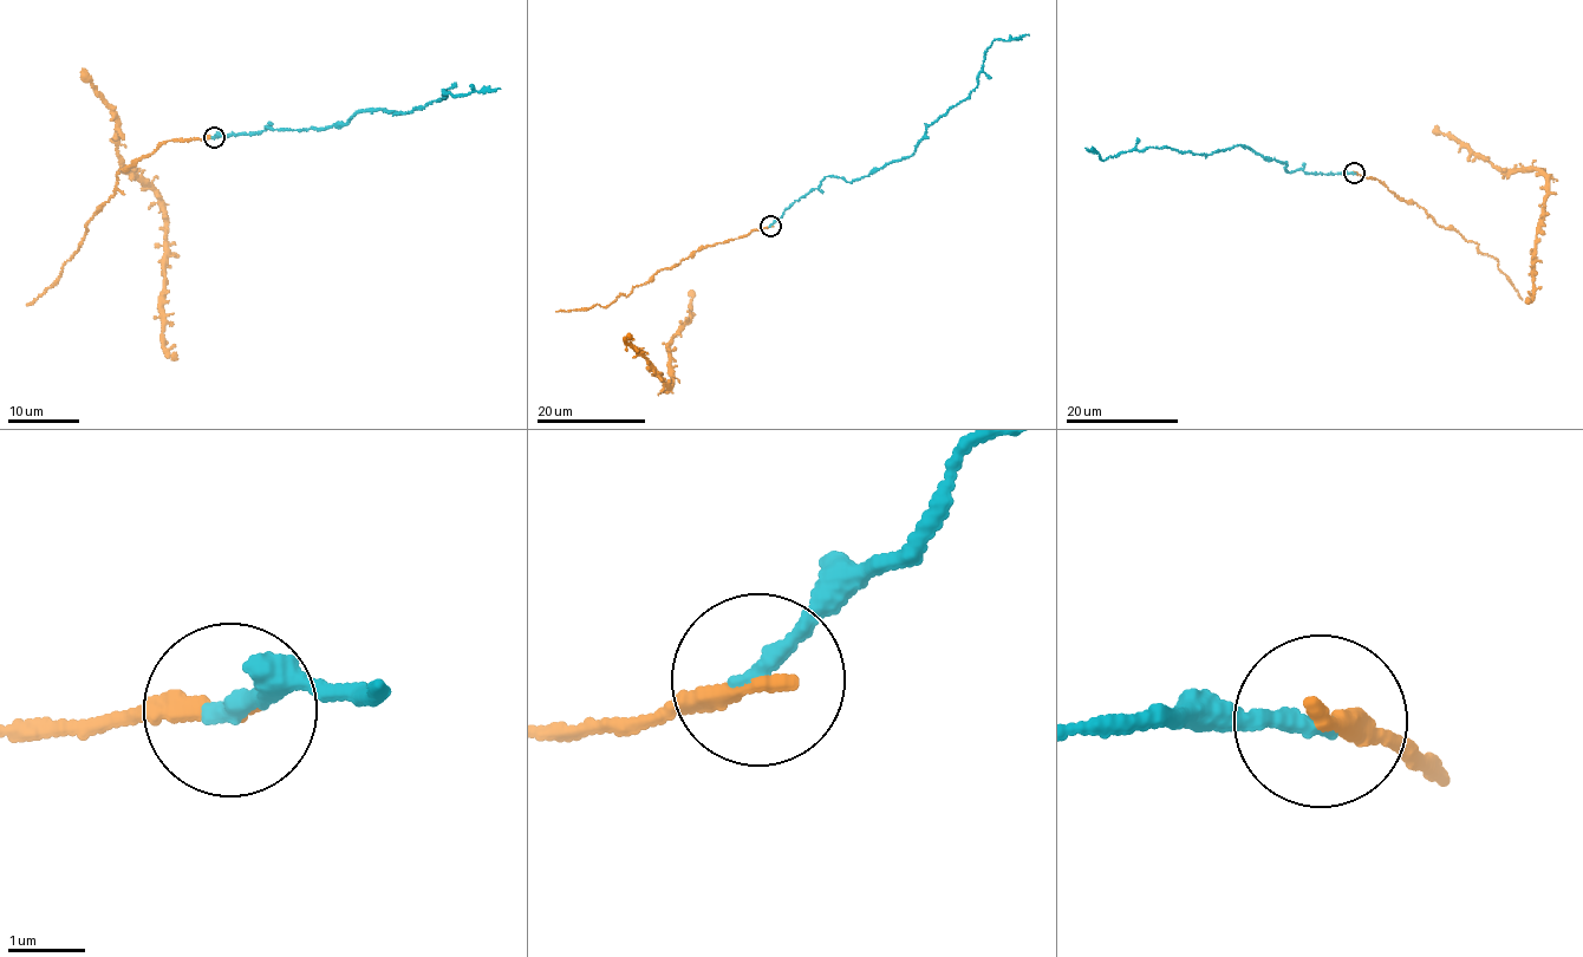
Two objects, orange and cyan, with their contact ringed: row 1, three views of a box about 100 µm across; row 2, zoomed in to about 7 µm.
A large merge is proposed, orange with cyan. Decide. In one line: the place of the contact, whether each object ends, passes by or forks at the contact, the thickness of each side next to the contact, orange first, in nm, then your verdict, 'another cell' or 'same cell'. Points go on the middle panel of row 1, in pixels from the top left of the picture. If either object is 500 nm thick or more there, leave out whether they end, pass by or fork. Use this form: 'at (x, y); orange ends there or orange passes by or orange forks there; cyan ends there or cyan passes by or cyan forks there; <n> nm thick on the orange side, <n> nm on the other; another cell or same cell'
at (770, 226); orange ends there; cyan ends there; 240 nm thick on the orange side, 240 nm on the other; same cell

